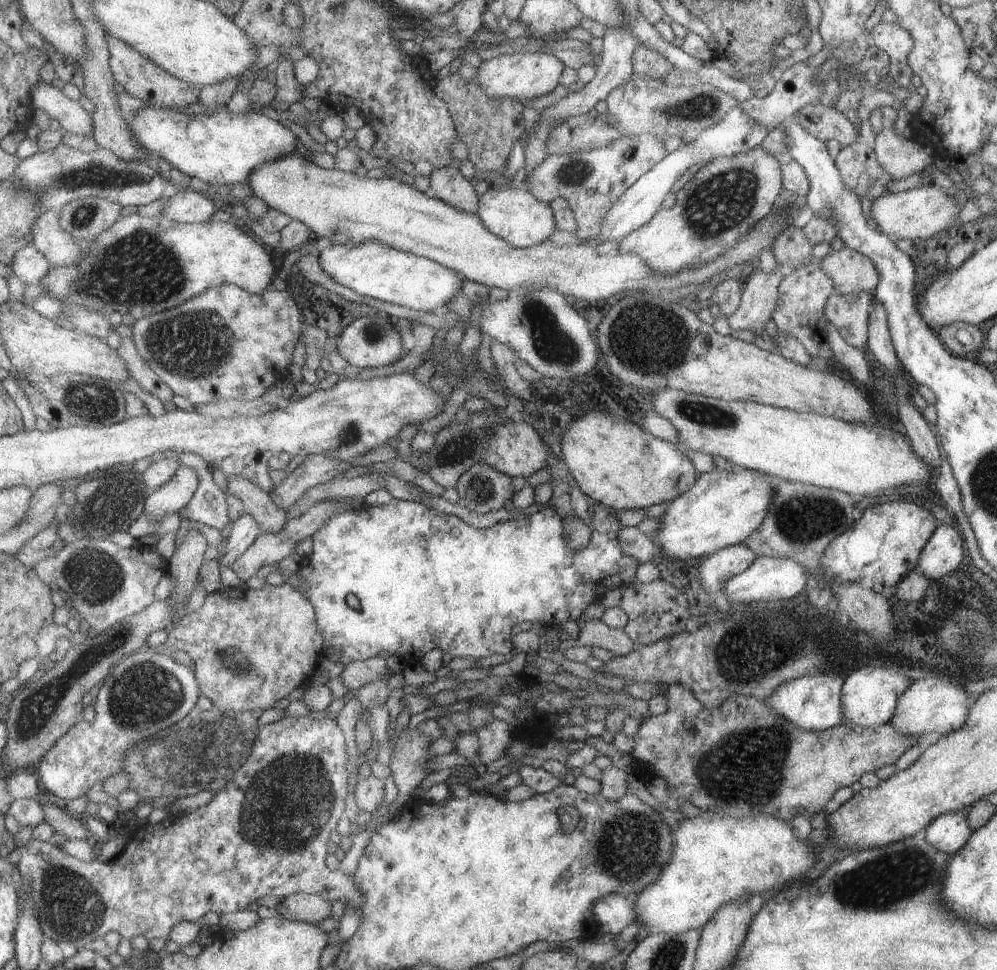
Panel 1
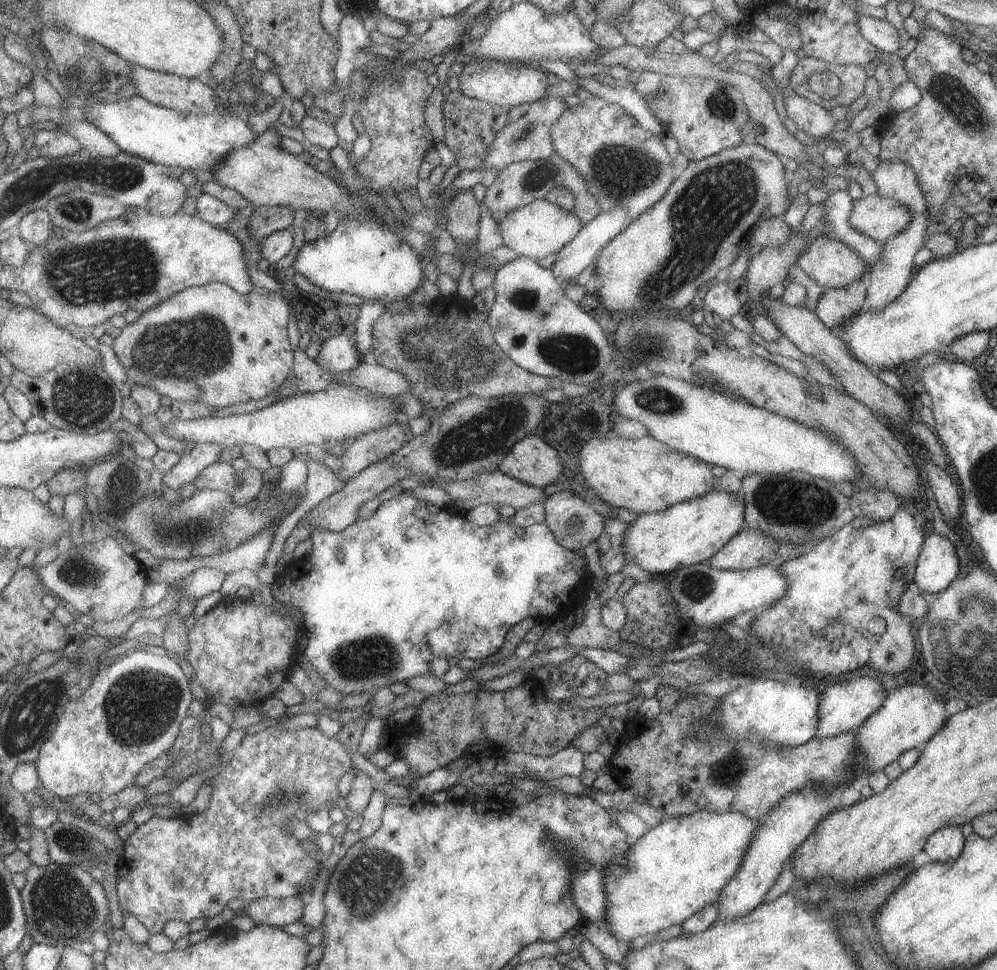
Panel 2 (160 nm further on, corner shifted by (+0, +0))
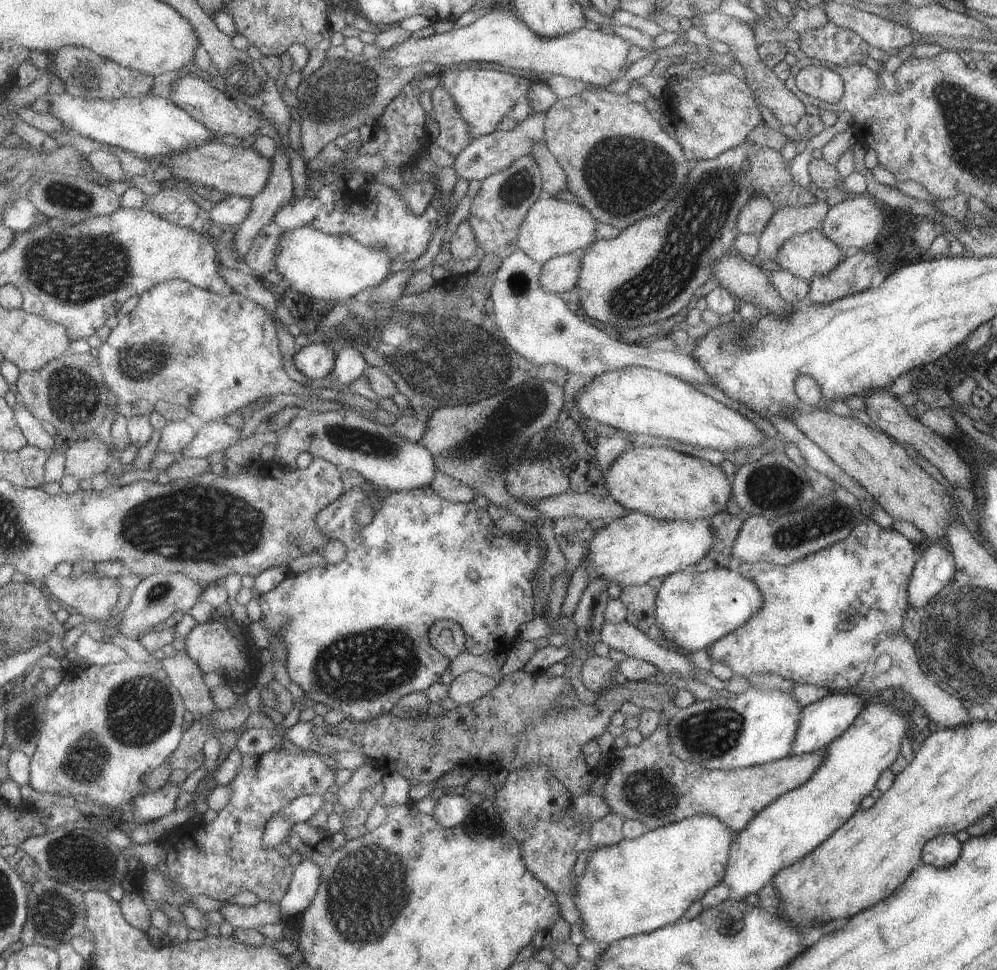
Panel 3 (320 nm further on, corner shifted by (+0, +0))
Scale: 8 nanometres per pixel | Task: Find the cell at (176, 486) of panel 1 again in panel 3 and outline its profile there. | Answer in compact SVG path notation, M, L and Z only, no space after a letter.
M221 420L204 423L196 437L182 450L185 456L197 459L208 458L213 453L224 453L237 444L242 436L242 428L233 427Z

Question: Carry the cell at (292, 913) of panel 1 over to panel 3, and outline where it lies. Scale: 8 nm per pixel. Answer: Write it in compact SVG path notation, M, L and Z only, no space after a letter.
M226 901L219 912L235 929L256 929L259 926L265 926L265 924L277 923L282 916L277 903L269 901L259 901L250 907Z

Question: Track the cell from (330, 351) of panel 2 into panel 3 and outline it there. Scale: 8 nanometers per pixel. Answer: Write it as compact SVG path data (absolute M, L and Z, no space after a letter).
M310 343L294 352L291 363L307 380L317 380L332 371L334 356L325 343Z

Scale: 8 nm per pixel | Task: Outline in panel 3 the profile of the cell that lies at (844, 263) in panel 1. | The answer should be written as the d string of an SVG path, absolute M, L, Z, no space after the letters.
M821 231L794 234L780 242L774 261L782 271L807 280L829 272L841 263L843 251Z

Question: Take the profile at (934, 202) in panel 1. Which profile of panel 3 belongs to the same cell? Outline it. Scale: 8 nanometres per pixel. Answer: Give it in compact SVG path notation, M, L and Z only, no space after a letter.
M866 193L847 196L840 203L829 207L829 210L824 214L819 231L839 249L849 248L849 246L855 246L858 249L865 248L871 242L875 242L877 234L883 228L883 210L881 207L877 207L874 201L875 198Z

